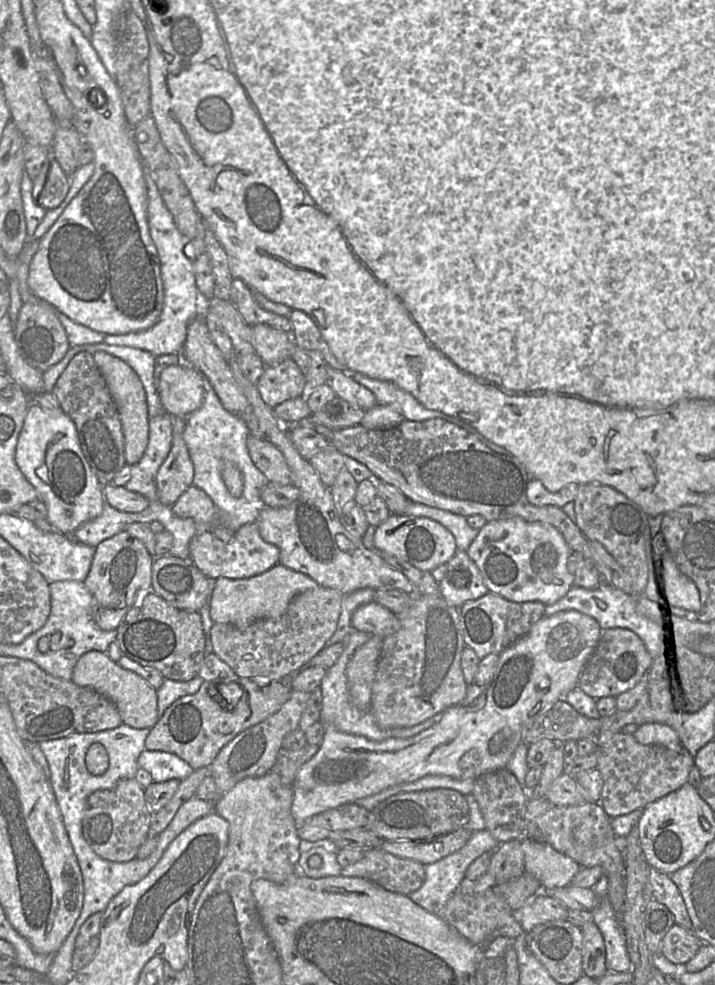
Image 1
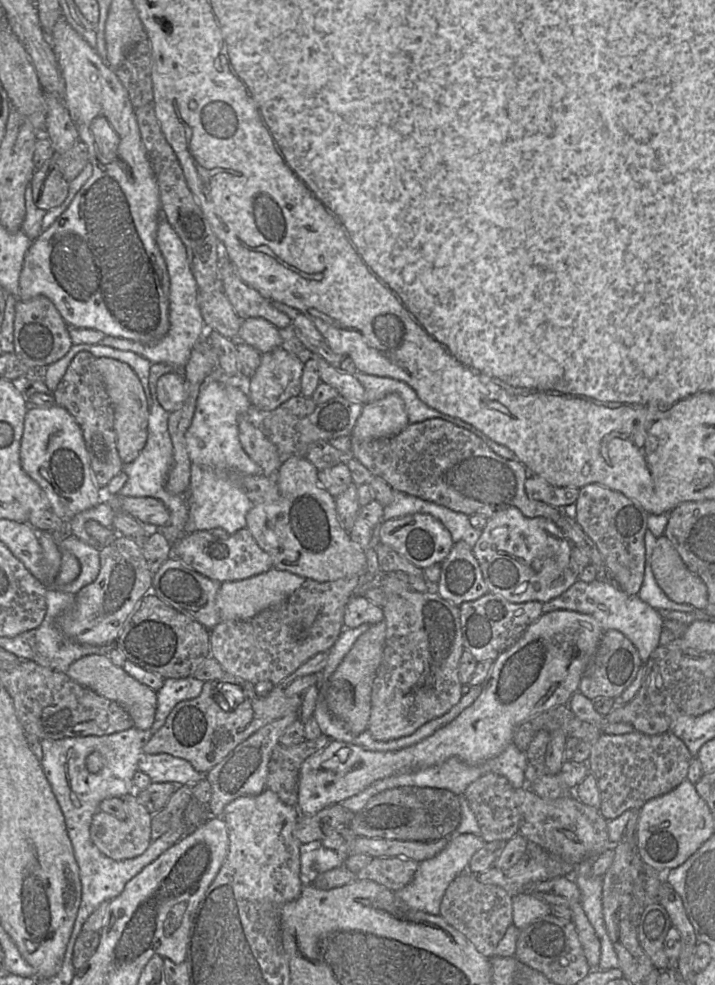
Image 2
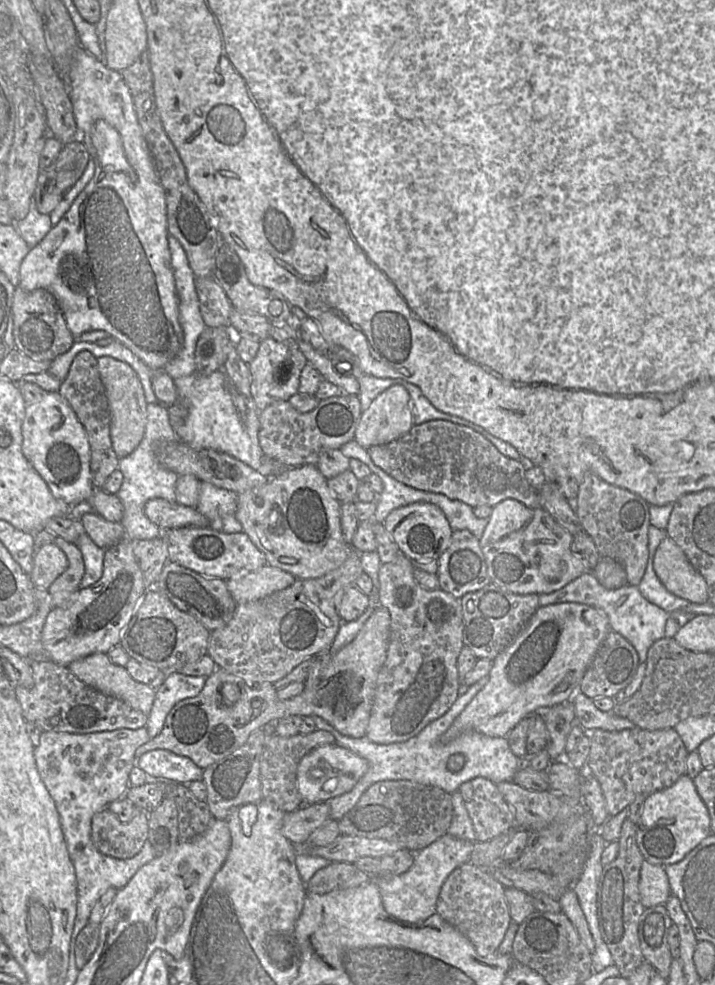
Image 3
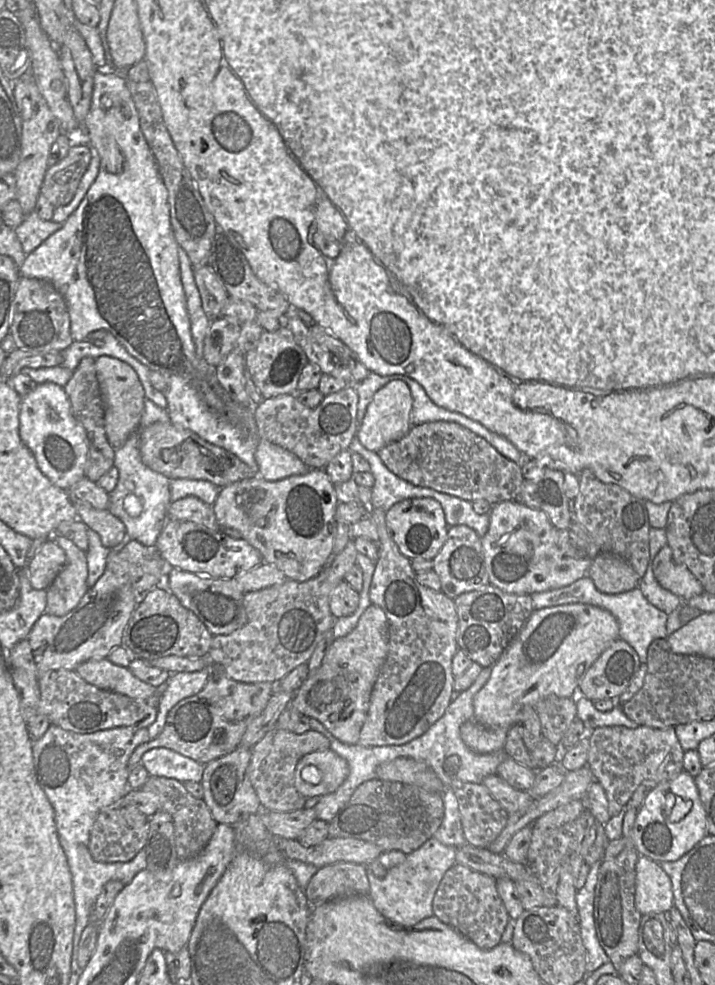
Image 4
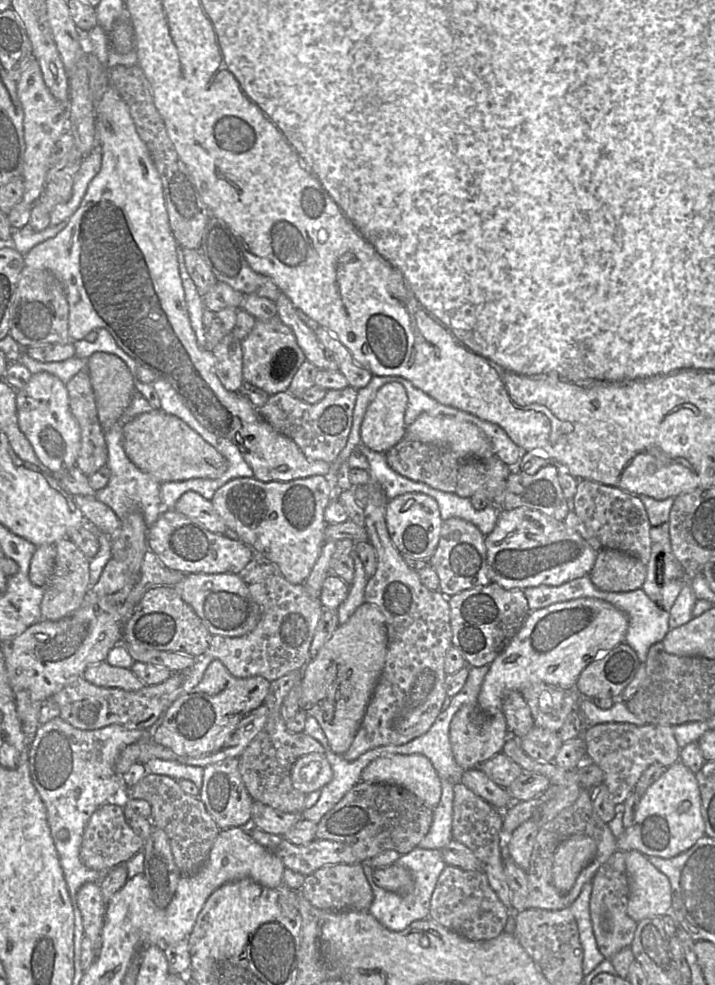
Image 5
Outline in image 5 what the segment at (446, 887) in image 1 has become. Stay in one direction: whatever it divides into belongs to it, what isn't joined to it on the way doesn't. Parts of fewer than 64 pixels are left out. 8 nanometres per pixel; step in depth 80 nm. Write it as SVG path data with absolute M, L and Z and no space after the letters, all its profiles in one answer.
M418 847L414 848L407 854L401 855L396 863L408 869L412 875L413 888L412 891L407 895L399 895L397 893L389 892L383 888L380 888L374 881L374 869L369 865L368 862L361 862L361 864L363 864L367 881L370 884L374 894L374 899L369 909L369 913L387 929L394 932L400 932L415 921L430 918L429 914L431 899L439 876L447 864L444 862L441 850L423 849Z

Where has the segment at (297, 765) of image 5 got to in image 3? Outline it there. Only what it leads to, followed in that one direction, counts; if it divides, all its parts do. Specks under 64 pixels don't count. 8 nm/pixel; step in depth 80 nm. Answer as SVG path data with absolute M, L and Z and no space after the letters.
M337 745L320 746L307 753L297 768L297 788L303 803L327 802L353 789L368 770L368 763L352 751Z

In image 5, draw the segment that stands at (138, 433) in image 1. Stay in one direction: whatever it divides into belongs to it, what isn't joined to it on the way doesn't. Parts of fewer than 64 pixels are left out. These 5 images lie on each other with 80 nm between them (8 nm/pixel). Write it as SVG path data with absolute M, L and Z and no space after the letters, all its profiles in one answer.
M97 352L88 359L98 418L103 431L110 429L130 404L135 391L128 366L116 355Z

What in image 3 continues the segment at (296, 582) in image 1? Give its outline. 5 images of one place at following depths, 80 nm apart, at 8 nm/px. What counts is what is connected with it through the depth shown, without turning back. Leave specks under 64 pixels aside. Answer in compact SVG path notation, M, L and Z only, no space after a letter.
M269 564L244 576L226 581L227 589L237 605L266 597L283 590L296 581L296 577Z

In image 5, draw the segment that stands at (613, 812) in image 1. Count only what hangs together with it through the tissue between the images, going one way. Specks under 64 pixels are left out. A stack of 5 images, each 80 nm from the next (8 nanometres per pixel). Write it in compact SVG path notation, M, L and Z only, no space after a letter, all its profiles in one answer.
M604 723L588 726L582 737L587 745L587 758L603 771L603 783L608 787L616 806L623 805L649 766L660 763L668 768L680 761L681 748L672 726Z

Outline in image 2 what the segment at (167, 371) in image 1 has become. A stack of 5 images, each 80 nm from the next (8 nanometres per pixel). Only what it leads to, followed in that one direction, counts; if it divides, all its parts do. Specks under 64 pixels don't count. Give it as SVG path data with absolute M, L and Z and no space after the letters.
M182 370L162 375L156 385L156 396L167 412L179 409L187 398L187 381Z

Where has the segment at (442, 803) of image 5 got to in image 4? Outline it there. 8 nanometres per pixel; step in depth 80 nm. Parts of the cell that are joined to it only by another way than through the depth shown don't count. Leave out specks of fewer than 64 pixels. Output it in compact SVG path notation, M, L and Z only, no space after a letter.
M452 788L443 792L444 818L433 838L444 845L460 847L468 843L465 839L457 798Z

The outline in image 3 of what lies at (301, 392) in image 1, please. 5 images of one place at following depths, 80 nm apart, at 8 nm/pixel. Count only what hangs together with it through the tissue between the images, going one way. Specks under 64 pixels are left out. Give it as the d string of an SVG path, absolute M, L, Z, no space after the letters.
M271 336L261 340L255 358L248 364L251 374L251 395L256 409L261 411L275 402L287 401L299 393L300 375L307 362L296 341L278 342Z

